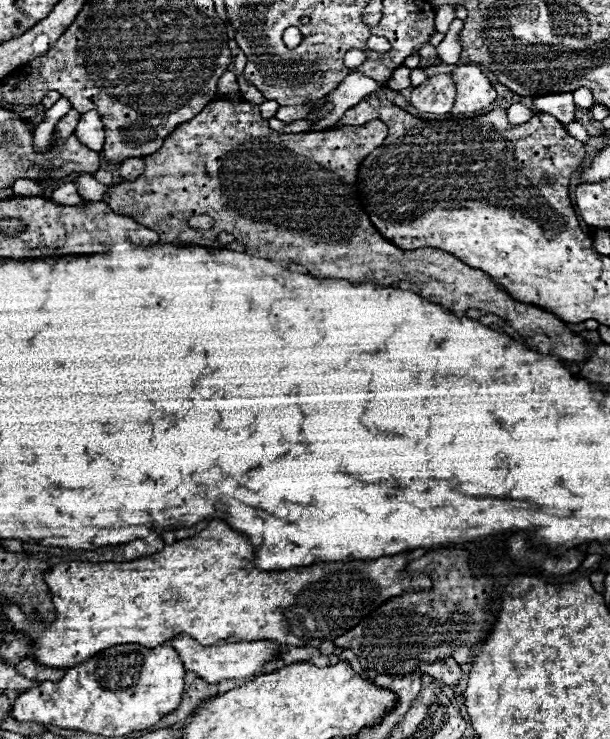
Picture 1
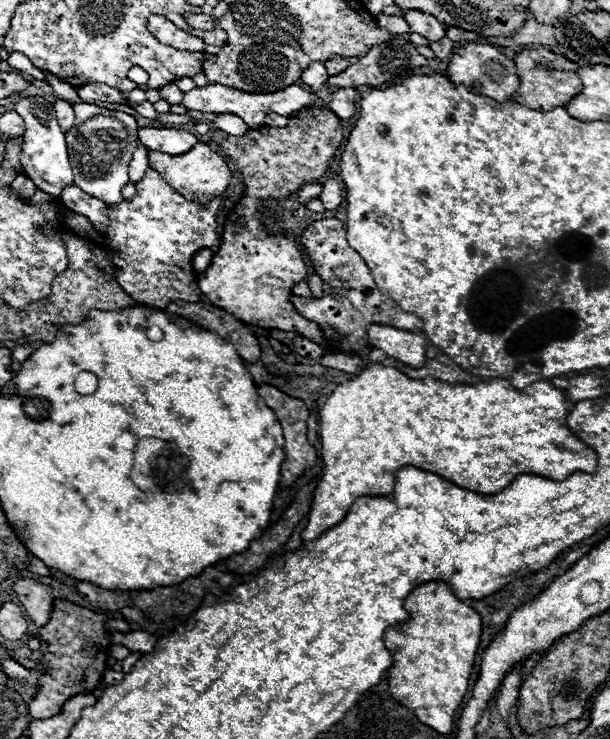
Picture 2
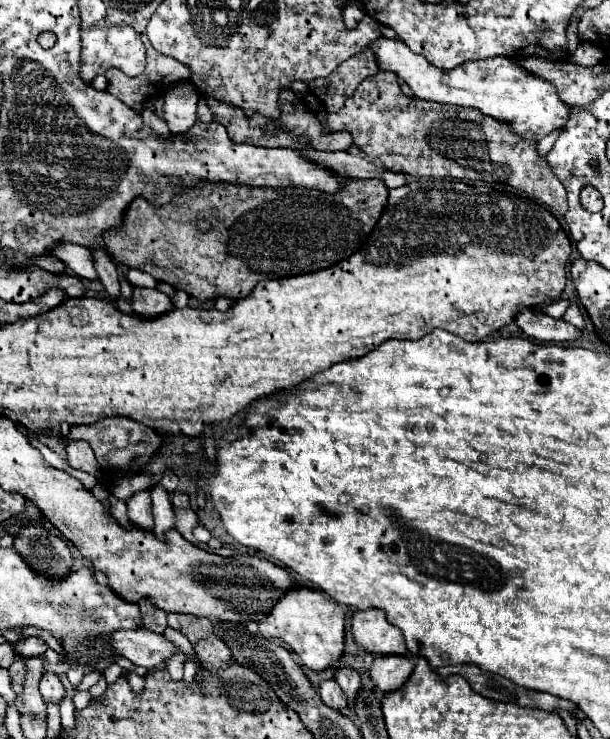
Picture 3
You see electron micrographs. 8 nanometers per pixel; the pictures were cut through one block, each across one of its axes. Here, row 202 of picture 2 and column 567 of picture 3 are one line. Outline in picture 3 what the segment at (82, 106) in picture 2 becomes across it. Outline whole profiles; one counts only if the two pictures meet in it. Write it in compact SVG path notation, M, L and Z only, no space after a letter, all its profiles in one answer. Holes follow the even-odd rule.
M380 36L378 40L374 40L374 44L370 44L370 48L376 54L380 70L398 74L410 86L416 98L432 100L440 104L476 108L482 114L492 116L494 120L502 120L510 124L510 128L524 140L528 138L540 140L548 136L552 130L562 128L572 110L572 106L560 102L556 88L550 82L518 68L512 58L494 56L486 60L464 62L458 68L448 72L432 66L420 54L414 54L402 40L390 40Z

